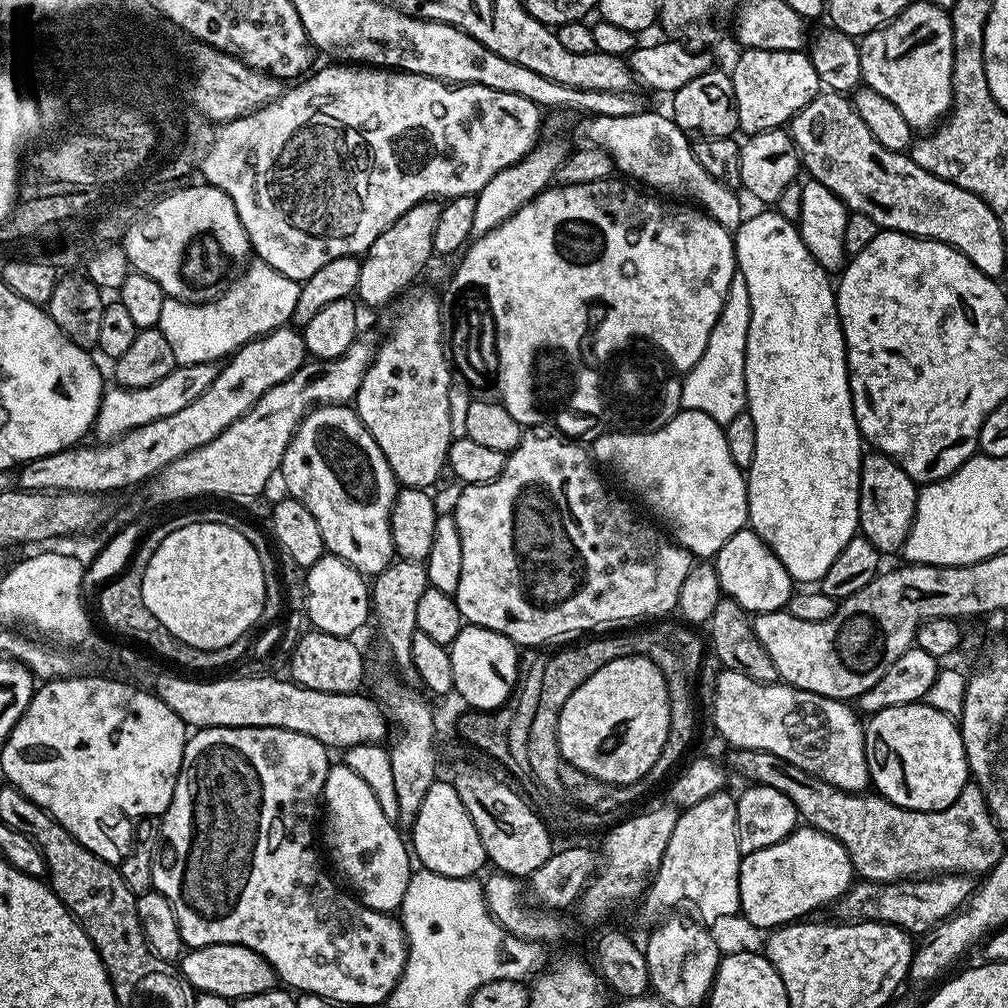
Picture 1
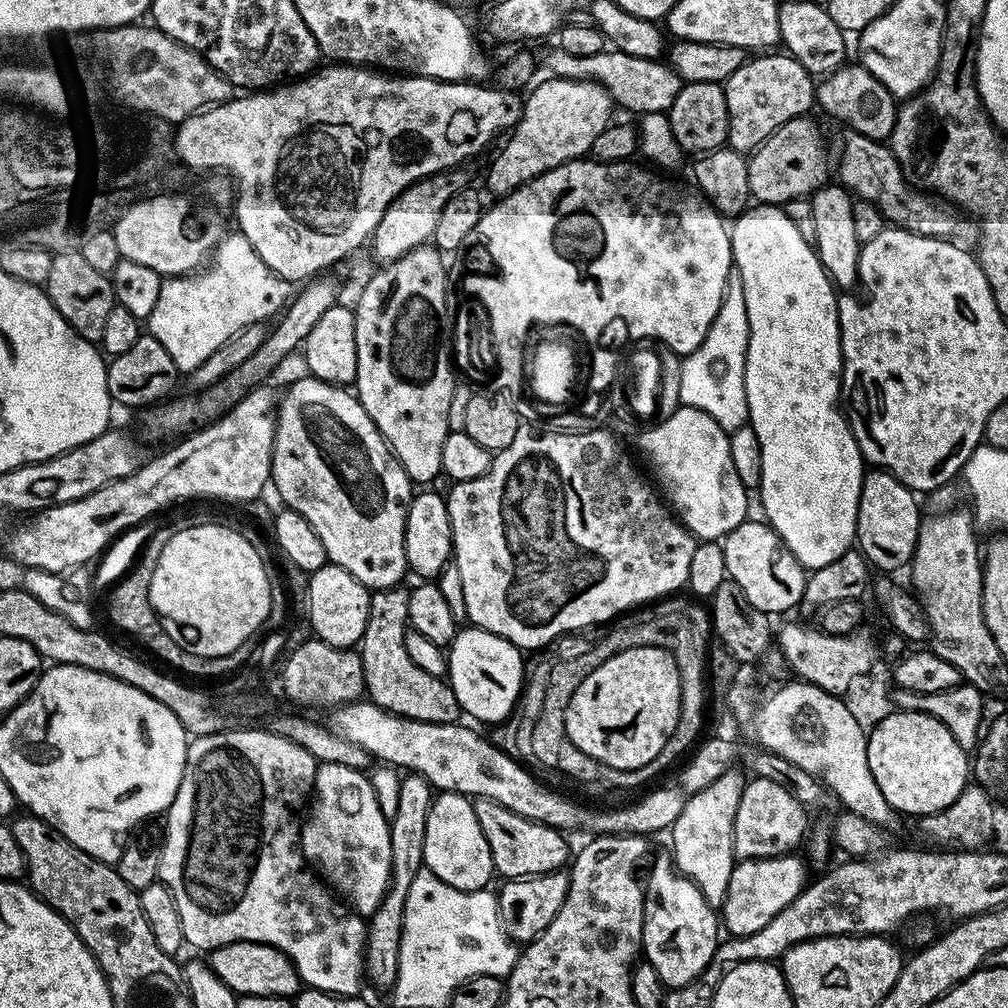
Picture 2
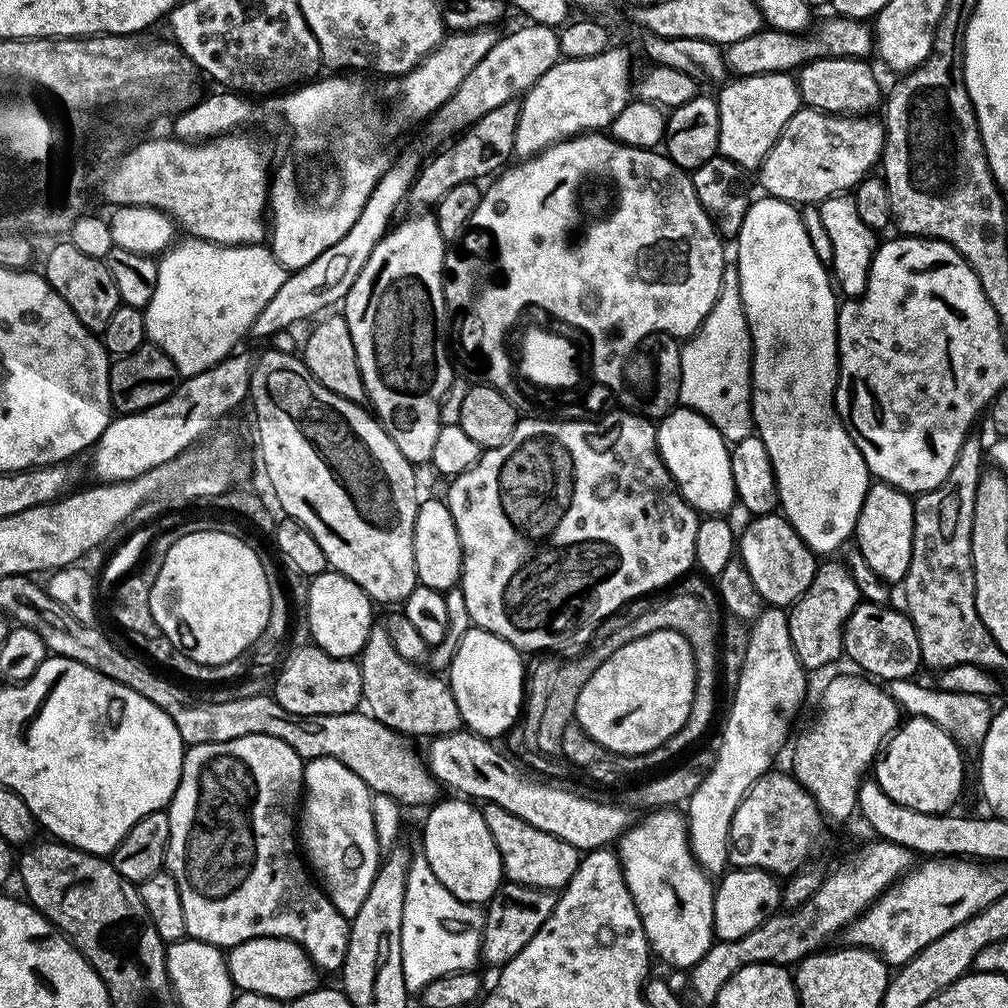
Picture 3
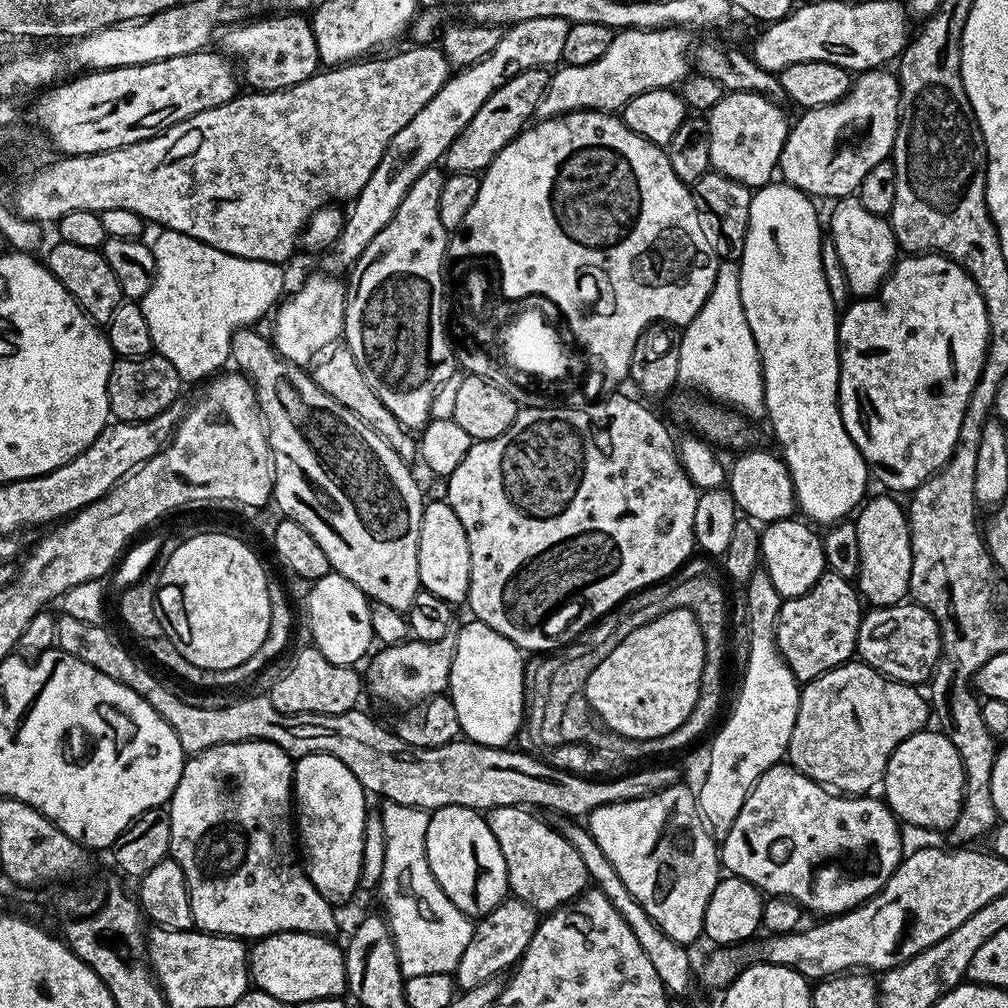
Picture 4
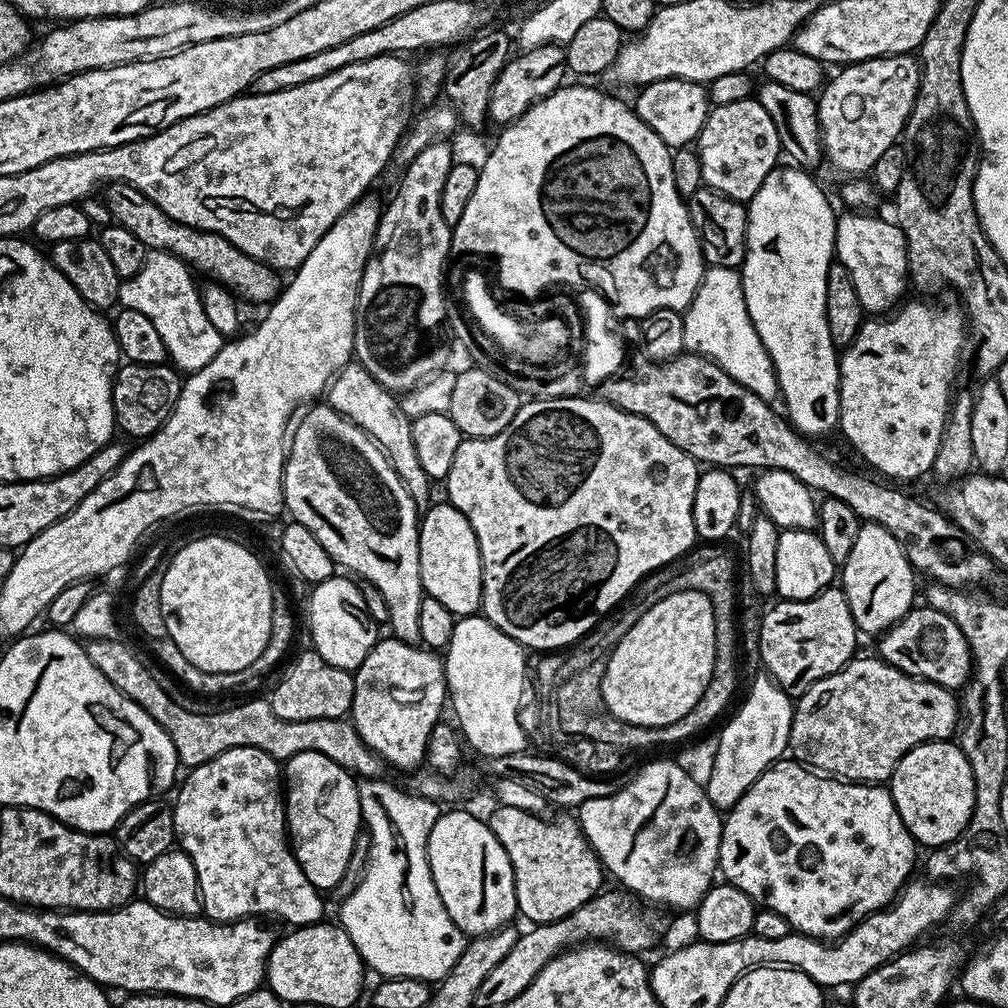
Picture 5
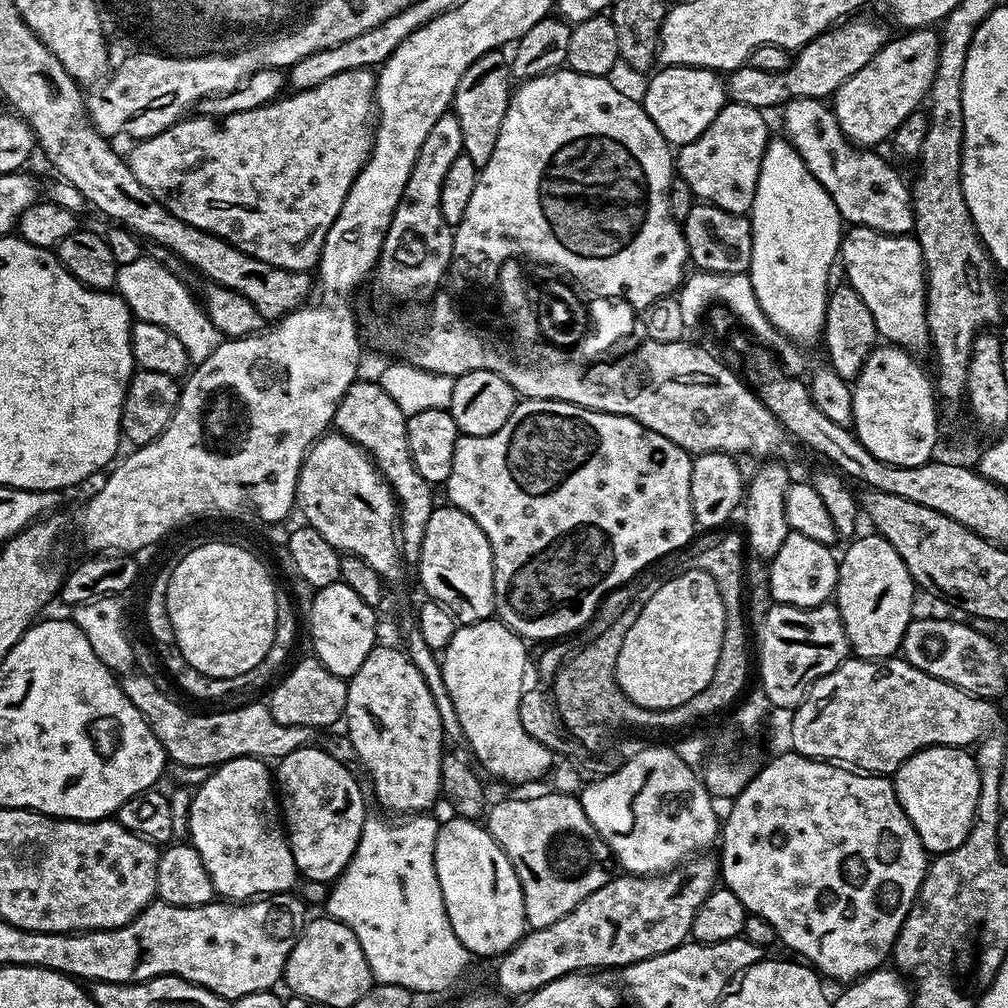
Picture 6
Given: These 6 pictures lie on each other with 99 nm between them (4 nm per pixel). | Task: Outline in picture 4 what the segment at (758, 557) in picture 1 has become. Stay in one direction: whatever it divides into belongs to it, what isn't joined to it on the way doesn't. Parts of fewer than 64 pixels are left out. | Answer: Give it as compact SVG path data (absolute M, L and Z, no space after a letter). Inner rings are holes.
M796 519L775 520L760 533L762 568L770 574L770 582L774 582L774 590L778 590L781 598L806 594L826 571L823 539L811 523Z

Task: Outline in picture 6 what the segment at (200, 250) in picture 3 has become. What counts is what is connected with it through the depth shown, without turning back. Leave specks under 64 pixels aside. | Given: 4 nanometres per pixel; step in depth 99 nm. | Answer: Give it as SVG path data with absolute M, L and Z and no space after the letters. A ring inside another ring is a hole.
M141 254L134 262L119 265L116 270L115 291L126 302L129 312L136 320L154 322L154 326L162 326L182 346L186 346L189 361L199 362L210 358L214 350L222 342L222 337L214 322L201 306L201 303L192 297L192 292L167 268L156 260L147 260L147 255Z

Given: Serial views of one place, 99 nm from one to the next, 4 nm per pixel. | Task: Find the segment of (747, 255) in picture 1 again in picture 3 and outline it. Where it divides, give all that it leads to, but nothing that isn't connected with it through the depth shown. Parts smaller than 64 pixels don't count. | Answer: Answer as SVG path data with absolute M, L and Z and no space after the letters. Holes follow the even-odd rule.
M767 194L761 197L761 200L760 197L753 199L742 222L740 235L734 240L734 263L740 275L744 313L752 335L754 432L762 438L772 463L780 499L778 508L784 519L790 522L790 526L794 526L804 545L813 554L836 554L853 539L858 514L862 510L862 502L870 483L866 462L836 412L837 293L829 269L818 262L814 246L810 246L810 234L806 234L806 226L800 217L801 209L787 200L779 200Z

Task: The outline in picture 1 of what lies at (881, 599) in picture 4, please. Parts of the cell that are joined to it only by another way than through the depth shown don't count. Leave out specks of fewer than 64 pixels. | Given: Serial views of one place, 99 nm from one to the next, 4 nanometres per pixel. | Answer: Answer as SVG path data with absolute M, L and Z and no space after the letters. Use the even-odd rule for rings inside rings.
M865 451L860 462L859 535L866 537L882 554L899 553L916 516L917 495L916 481L906 474L906 470L902 470L897 460L892 460L884 452Z

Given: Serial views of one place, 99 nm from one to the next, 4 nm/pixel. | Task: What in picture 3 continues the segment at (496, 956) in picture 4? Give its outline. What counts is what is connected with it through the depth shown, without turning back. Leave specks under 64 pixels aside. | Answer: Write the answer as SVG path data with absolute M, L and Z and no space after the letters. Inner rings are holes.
M511 882L501 883L483 909L484 937L480 943L483 963L503 966L511 962L518 950L522 950L522 946L526 946L526 942L530 942L530 938L538 934L542 922L550 918L557 899L557 893L551 889L526 887Z

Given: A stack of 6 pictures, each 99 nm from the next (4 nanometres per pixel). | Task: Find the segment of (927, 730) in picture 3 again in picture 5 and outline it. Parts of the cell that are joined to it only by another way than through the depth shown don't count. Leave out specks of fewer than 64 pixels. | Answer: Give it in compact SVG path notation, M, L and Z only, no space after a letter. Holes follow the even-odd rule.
M931 740L910 749L892 772L890 791L908 833L917 845L924 847L925 844L928 850L954 842L954 838L966 830L974 810L974 774L970 774L970 762L966 762L966 754L962 754L959 743L952 740Z

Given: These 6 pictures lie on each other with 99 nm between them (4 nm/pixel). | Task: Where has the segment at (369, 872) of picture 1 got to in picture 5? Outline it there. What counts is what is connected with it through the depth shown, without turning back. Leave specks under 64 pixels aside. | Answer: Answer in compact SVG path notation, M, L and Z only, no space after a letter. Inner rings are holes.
M294 754L282 768L282 795L286 809L286 831L302 874L314 887L331 890L346 874L356 836L362 831L358 790L353 773L326 754Z

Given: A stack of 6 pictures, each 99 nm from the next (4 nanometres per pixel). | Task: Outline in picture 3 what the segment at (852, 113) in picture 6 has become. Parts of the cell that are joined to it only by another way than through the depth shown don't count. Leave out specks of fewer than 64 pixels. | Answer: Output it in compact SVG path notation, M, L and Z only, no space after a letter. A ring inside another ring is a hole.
M802 106L786 122L778 142L760 163L758 175L767 195L797 206L819 205L828 196L855 189L881 163L883 154L884 126L875 115L832 116Z

